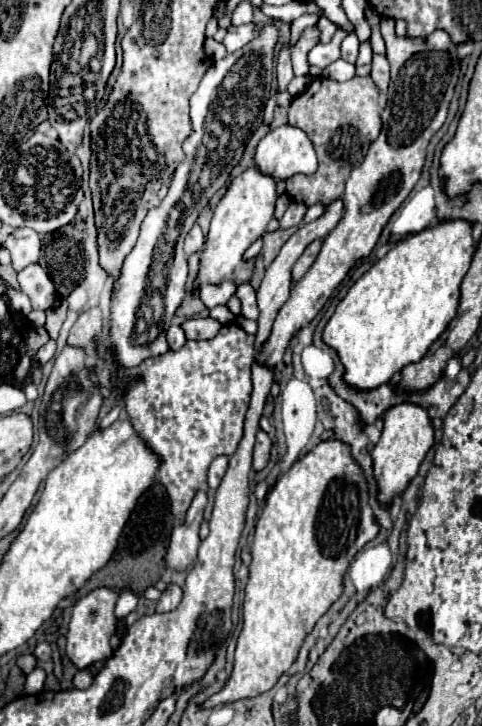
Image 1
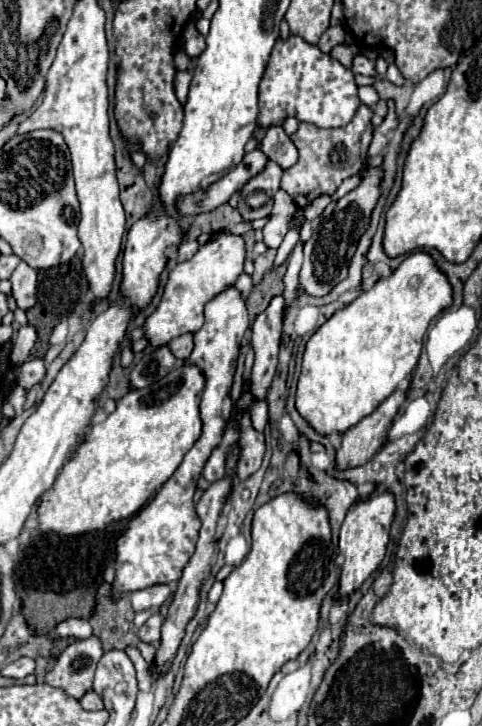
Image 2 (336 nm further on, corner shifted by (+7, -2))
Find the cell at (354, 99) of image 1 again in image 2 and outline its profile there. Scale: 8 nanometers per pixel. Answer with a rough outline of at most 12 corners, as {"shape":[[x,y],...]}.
{"shape":[[362,104],[344,128],[300,122],[284,172],[300,208],[360,172],[374,130]]}

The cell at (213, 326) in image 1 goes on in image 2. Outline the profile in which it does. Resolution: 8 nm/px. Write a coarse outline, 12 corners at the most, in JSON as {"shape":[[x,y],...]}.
{"shape":[[192,334],[178,336],[168,344],[176,360],[190,356]]}

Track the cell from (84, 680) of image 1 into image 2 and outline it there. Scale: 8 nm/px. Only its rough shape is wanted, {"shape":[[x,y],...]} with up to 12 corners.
{"shape":[[96,692],[82,698],[84,710],[102,710],[102,700]]}

